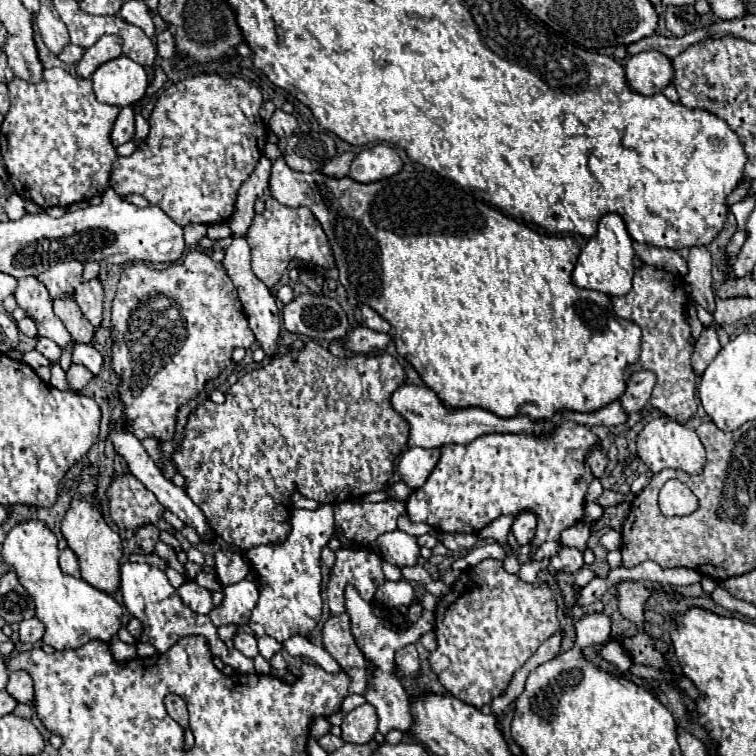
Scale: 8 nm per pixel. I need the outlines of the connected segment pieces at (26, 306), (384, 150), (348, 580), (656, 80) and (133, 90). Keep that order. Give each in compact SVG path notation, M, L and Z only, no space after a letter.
M27 276L19 280L15 300L19 308L23 308L25 314L35 320L39 328L39 336L51 338L61 348L65 348L71 342L71 334L53 312L47 288L35 276Z
M375 144L375 148L365 148L353 160L349 176L357 182L377 182L401 172L403 162L395 148L387 144Z
M339 548L335 556L337 560L331 568L331 582L327 588L331 616L337 616L345 610L345 584L353 584L357 592L365 596L365 600L373 602L373 592L377 590L377 584L385 582L381 558L373 552L373 548Z
M655 50L631 56L625 64L625 72L631 88L645 96L661 92L675 78L671 60Z
M127 56L105 62L93 72L93 90L99 102L131 106L143 98L149 86L147 72Z

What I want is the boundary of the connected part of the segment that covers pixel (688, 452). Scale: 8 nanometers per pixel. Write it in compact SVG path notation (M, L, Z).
M667 416L653 418L649 424L643 426L643 430L637 436L637 454L653 474L657 474L663 468L679 468L689 474L697 474L705 464L705 448L695 430L689 430Z

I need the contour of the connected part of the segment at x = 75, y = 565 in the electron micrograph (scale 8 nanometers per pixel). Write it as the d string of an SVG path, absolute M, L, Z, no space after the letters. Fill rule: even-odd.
M65 548L65 550L61 552L61 556L59 556L59 566L61 566L61 570L63 570L65 574L80 578L79 560L77 560L77 556L75 556L75 552L73 552L71 548Z

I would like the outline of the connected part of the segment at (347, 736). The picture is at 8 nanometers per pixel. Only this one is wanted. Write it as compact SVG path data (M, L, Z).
M363 704L363 706L357 706L355 710L351 710L343 718L341 738L345 742L353 742L353 744L371 742L371 738L377 732L377 714L373 710L375 708L371 704Z

